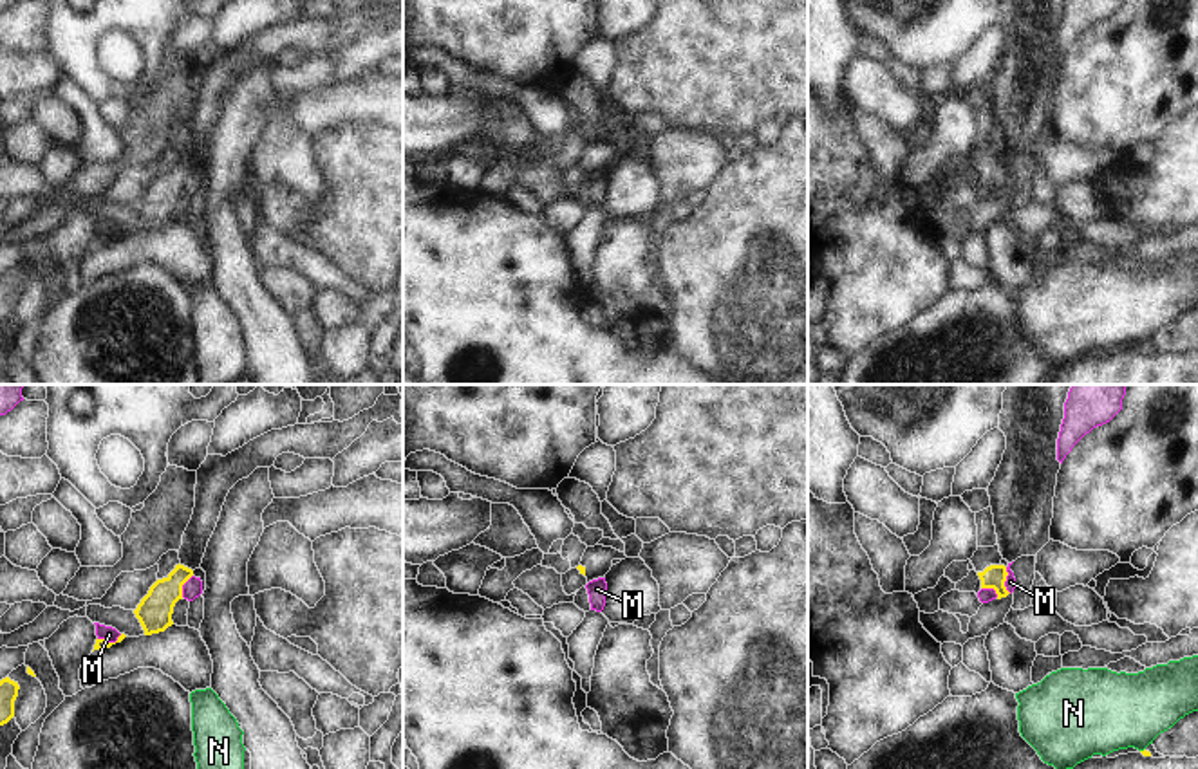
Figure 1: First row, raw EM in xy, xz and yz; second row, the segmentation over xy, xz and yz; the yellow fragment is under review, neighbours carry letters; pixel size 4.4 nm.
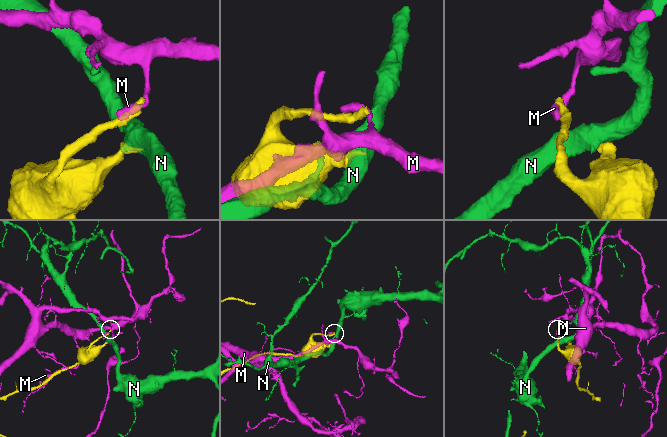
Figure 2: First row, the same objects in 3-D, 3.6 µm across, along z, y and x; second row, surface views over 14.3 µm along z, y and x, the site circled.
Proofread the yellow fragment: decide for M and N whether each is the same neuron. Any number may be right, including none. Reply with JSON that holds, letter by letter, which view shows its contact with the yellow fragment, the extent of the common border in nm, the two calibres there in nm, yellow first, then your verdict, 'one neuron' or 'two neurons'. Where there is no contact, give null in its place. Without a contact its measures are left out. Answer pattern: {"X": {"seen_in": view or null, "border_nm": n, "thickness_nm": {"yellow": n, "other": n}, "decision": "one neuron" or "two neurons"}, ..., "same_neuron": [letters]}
{"M": {"seen_in": "yz", "border_nm": 120, "thickness_nm": {"yellow": 110, "other": 50}, "decision": "two neurons"}, "N": {"seen_in": "yz", "border_nm": 30, "thickness_nm": {"yellow": 30, "other": 360}, "decision": "two neurons"}, "same_neuron": []}

